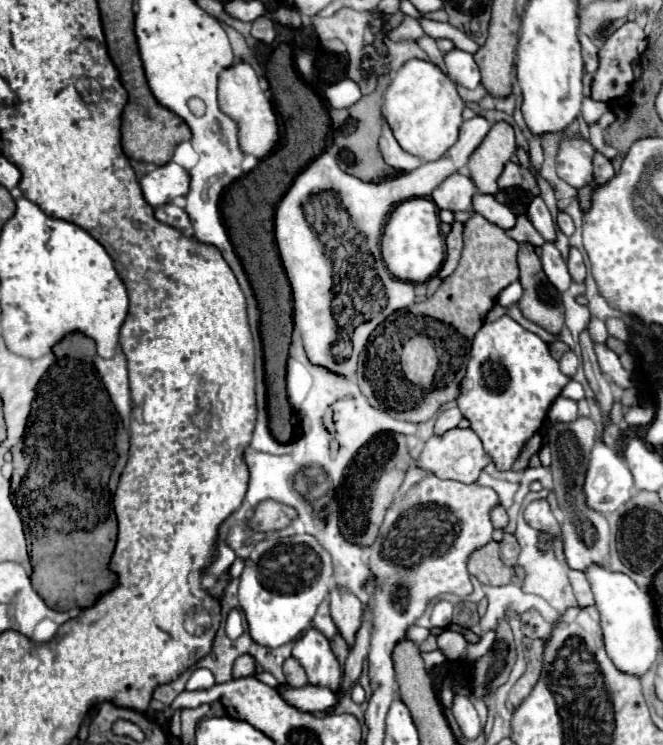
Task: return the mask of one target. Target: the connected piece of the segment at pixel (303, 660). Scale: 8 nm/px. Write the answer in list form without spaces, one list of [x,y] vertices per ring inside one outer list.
[[[309,628],[297,642],[294,642],[292,656],[305,668],[311,684],[327,686],[333,690],[339,688],[341,670],[329,646],[329,640],[321,630]]]

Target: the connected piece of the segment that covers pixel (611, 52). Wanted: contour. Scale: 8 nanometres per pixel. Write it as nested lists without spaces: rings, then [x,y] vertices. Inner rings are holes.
[[[637,22],[623,24],[615,34],[611,34],[607,38],[603,48],[599,50],[599,68],[591,82],[591,98],[593,100],[615,100],[629,92],[629,88],[633,84],[631,62],[641,54],[641,50],[639,50],[641,44],[647,44],[647,40],[645,40],[643,28],[639,28]]]

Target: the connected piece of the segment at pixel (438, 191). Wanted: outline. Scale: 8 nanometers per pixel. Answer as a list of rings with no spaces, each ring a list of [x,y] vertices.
[[[453,174],[433,190],[431,198],[439,210],[449,210],[455,214],[471,208],[473,194],[475,194],[473,180],[463,174]]]

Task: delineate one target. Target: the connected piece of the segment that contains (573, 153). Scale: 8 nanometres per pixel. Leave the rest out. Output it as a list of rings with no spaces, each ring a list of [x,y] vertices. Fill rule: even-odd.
[[[569,138],[561,142],[557,154],[557,174],[573,188],[585,188],[593,182],[593,146],[583,138]]]

